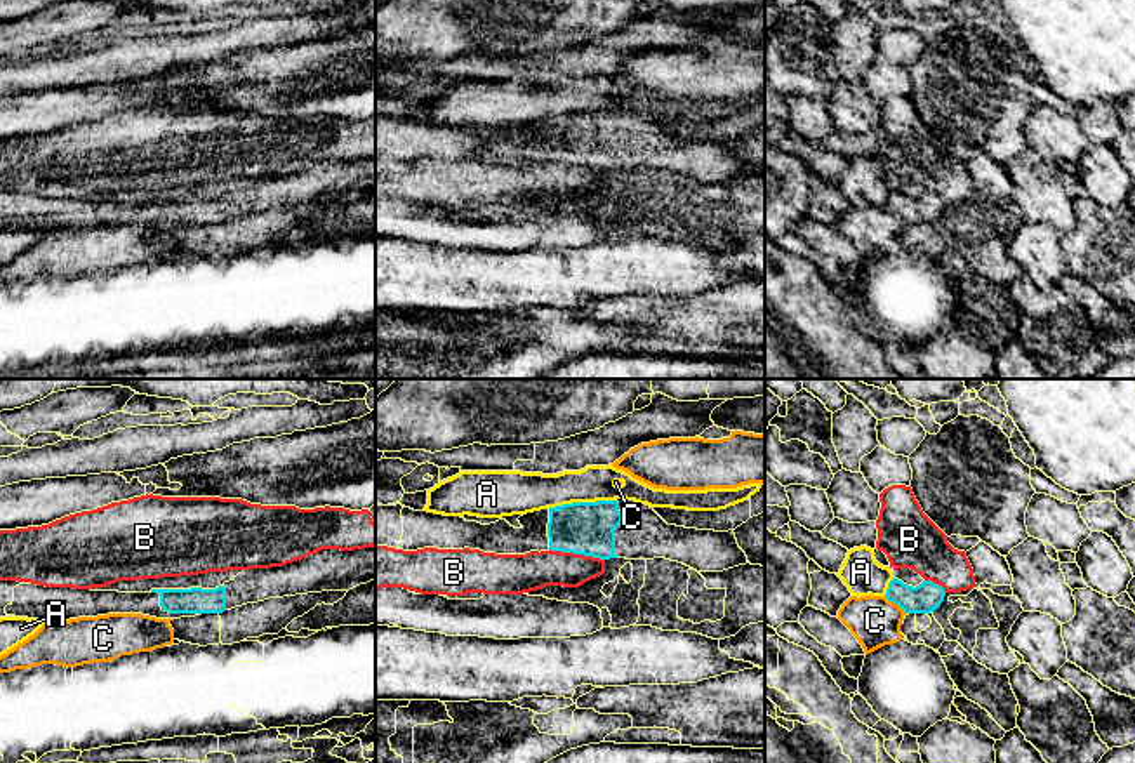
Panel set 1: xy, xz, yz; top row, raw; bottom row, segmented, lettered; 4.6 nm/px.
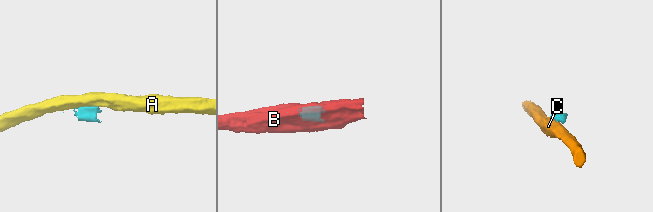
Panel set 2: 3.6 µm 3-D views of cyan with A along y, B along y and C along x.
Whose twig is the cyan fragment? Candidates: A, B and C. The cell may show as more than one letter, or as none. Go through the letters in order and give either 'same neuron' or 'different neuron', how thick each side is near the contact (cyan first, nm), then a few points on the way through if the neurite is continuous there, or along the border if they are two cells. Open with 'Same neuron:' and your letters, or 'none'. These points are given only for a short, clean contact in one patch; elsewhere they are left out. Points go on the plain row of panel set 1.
Same neuron: none
A: different neuron | 240/180 nm | along xz (614, 110), (572, 112), (550, 119)
B: different neuron | 240/180 nm | along xz (550, 159), (604, 171)
C: different neuron | 140/240 nm | along yz (885, 205), (906, 223)

